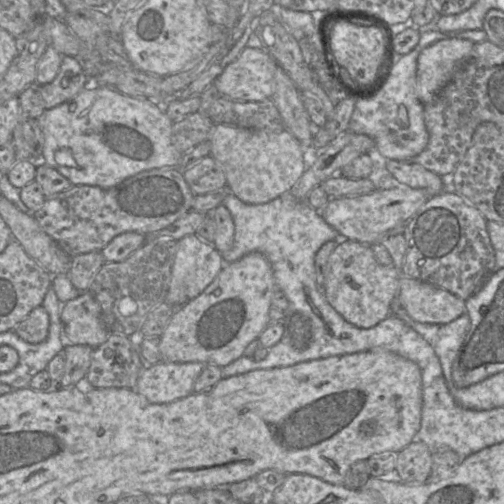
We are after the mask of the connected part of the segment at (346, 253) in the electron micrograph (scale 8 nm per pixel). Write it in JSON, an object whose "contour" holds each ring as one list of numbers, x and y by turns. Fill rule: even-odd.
{"contour":[[349,239,339,242,329,257,324,294,330,305,349,323,371,328,391,315,391,304,398,297,402,274,393,266,381,265,371,245]]}

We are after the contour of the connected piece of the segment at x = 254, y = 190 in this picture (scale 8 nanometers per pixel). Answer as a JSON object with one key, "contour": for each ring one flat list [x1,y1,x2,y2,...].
{"contour":[[214,123,208,141,210,156,223,169,230,193,248,204,277,198,289,191,305,171,304,147,287,129,271,132]]}

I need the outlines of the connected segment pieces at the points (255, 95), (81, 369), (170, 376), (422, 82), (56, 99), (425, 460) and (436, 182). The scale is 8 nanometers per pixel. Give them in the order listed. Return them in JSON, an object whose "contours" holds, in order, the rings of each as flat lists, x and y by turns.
{"contours":[[[246,46,213,84,222,97,234,101,271,99,275,92,275,72,278,67,278,63,266,50]],[[70,345,62,351,65,358,64,374,57,387,73,387,86,377,94,348,89,345]],[[202,362,147,365,139,374,135,390,150,403,165,404,193,393,193,386,205,368]],[[447,38,422,50,417,64,416,95,423,105,451,80,458,67,470,57,474,45,468,39]],[[63,56,56,78,49,84,39,86,42,106,47,110,70,101,88,85,90,78,80,63,74,57]],[[412,441,397,453,396,469,404,483,425,483,432,470,432,452,423,442]],[[388,159,385,161,385,167,400,184,420,189,430,197,445,190,442,177,418,163]]]}

